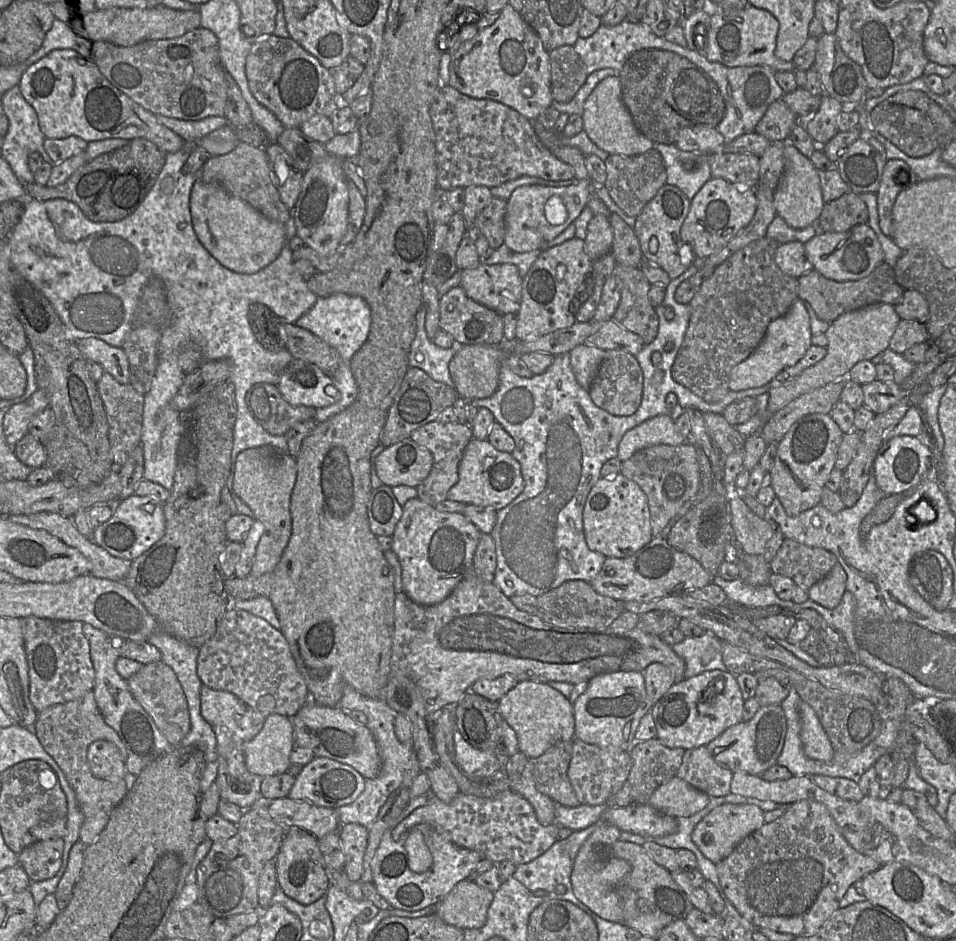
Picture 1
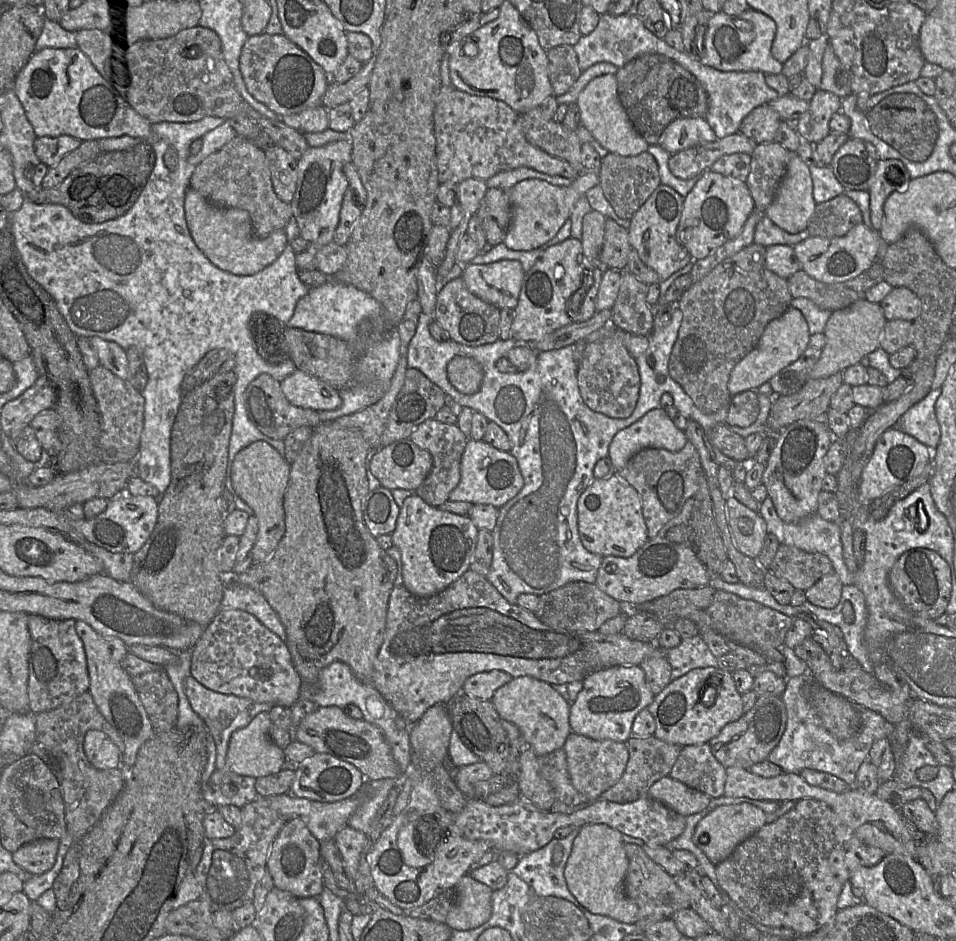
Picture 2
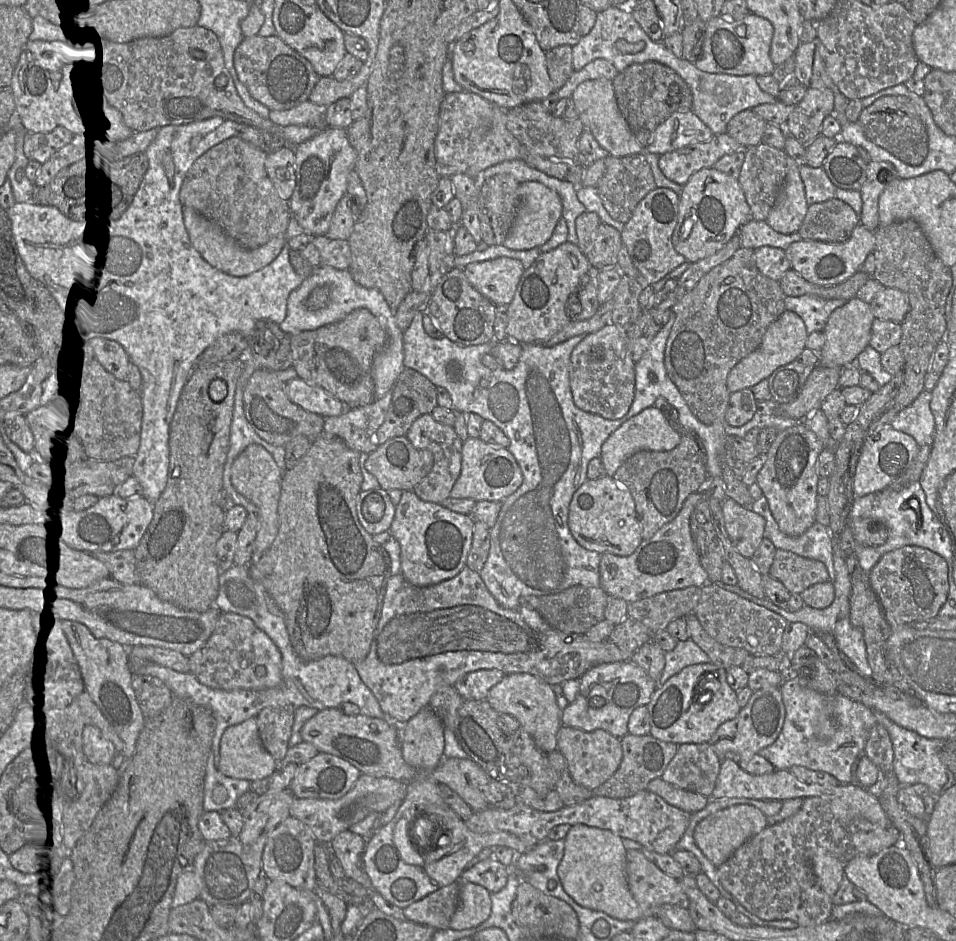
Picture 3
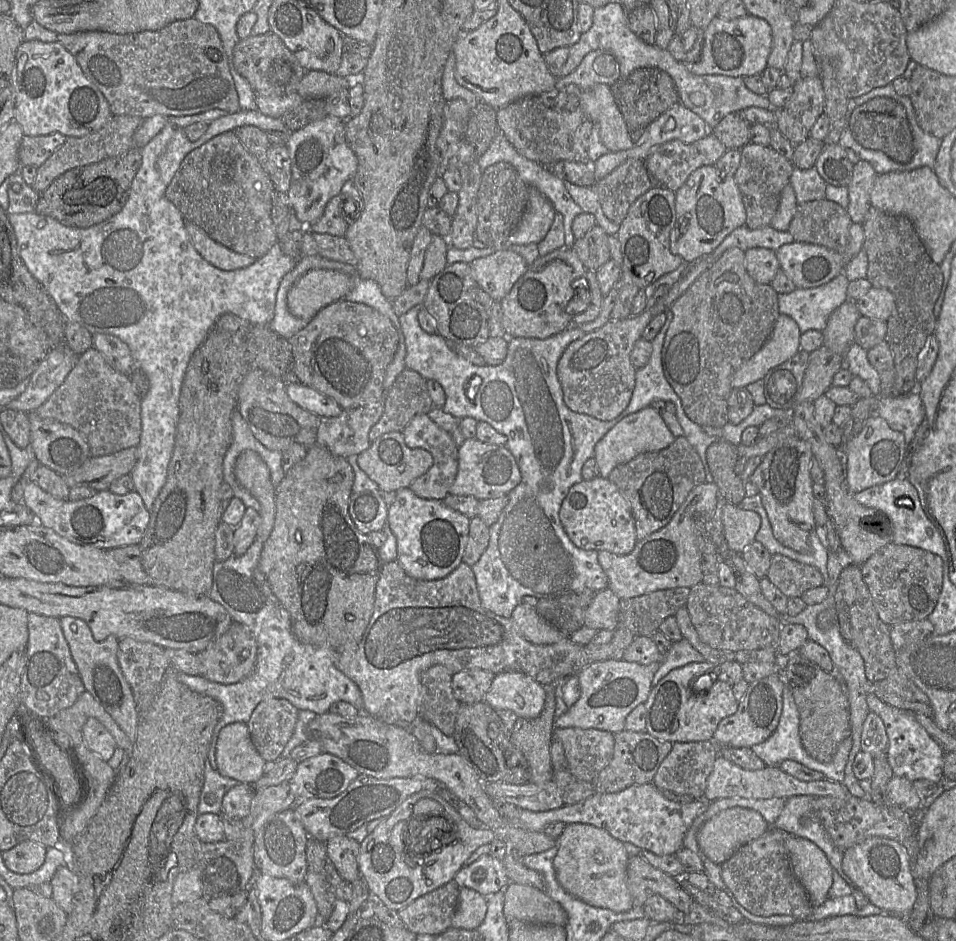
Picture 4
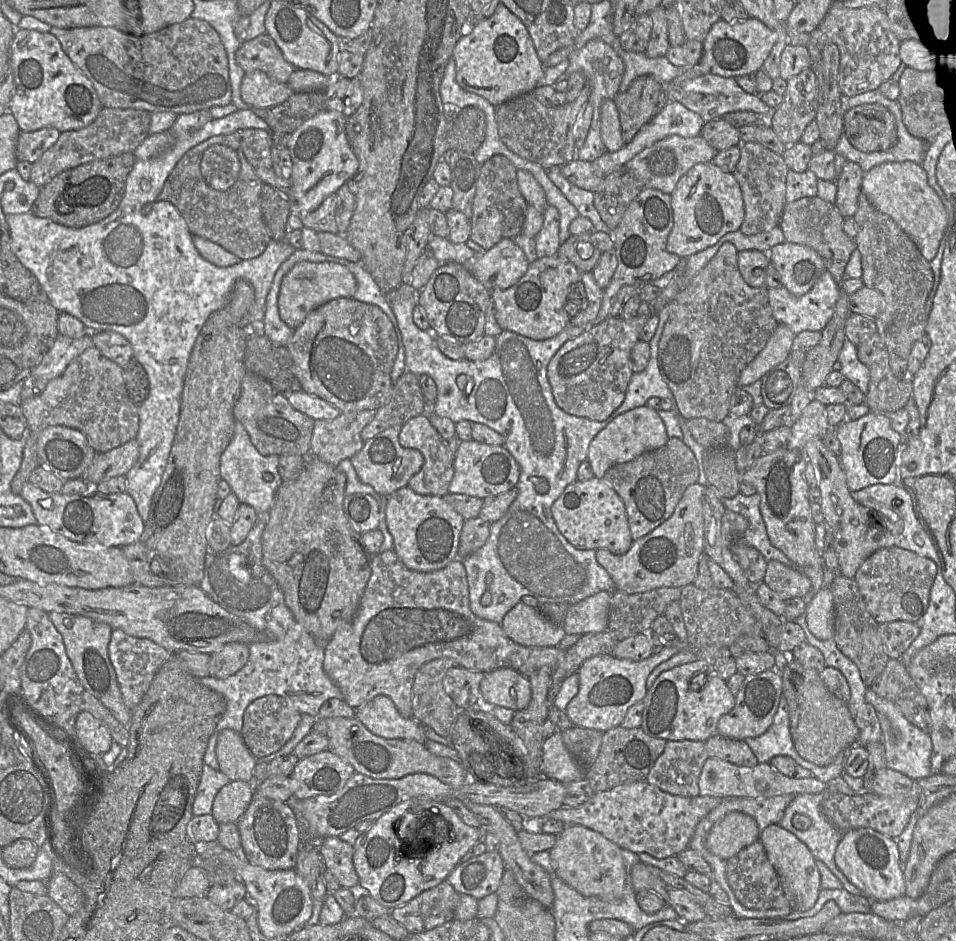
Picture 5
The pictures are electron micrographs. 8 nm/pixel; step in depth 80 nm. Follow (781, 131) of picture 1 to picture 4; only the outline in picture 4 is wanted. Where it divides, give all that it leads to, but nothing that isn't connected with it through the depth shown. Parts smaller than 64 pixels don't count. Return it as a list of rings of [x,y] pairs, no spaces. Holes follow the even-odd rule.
[[[731,113],[710,129],[709,133],[713,134],[727,149],[740,150],[751,142],[751,125],[740,113]]]

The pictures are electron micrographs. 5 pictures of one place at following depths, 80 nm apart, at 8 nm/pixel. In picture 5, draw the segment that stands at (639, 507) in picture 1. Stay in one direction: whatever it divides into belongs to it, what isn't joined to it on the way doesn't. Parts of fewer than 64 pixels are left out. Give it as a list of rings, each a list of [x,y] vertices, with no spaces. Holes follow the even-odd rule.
[[[593,477],[569,484],[553,503],[551,513],[560,533],[576,549],[607,549],[622,555],[633,543],[624,503],[603,479]]]

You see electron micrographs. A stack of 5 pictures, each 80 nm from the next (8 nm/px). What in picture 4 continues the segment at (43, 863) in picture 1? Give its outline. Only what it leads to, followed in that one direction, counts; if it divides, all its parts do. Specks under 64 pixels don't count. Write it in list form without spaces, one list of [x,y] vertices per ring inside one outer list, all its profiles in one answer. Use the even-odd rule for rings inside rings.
[[[26,840],[2,852],[2,857],[9,870],[19,874],[29,874],[42,866],[46,851],[47,847],[44,845]]]

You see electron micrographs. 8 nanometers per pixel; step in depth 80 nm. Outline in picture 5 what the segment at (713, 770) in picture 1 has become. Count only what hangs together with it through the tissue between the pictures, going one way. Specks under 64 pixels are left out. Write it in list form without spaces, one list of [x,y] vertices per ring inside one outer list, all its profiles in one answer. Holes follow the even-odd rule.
[[[667,741],[646,782],[673,796],[699,796],[699,776],[708,759],[702,741]]]

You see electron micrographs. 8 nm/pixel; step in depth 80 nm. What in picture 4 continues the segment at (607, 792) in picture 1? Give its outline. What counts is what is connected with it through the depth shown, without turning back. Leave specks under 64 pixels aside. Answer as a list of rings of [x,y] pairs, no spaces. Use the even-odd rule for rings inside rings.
[[[555,727],[553,739],[563,746],[568,771],[582,781],[591,783],[613,757],[614,734],[608,731]]]

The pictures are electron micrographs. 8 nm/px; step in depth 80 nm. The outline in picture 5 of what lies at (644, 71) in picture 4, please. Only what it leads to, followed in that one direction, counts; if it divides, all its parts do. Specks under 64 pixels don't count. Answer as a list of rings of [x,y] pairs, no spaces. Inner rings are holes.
[[[648,75],[633,80],[625,91],[616,94],[614,101],[625,143],[629,143],[669,102],[662,83]]]

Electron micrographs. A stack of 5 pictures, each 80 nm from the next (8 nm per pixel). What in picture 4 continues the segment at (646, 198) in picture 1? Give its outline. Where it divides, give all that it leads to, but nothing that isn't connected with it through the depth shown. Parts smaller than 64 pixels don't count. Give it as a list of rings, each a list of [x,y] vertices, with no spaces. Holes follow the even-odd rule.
[[[631,159],[596,181],[595,191],[606,217],[620,225],[637,198],[653,186],[660,185],[651,179],[644,160]]]

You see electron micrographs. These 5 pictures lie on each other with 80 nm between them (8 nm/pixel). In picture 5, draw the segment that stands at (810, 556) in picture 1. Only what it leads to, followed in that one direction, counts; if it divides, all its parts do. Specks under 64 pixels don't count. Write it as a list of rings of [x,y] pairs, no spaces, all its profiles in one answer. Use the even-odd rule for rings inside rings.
[[[777,560],[768,562],[763,582],[784,601],[803,598],[812,586],[806,575]]]

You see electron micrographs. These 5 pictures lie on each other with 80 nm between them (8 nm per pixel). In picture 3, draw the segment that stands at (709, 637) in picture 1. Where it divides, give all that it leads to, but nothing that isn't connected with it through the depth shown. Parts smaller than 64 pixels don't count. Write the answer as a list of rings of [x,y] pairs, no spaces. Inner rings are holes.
[[[690,638],[678,641],[675,648],[665,652],[664,656],[665,666],[656,683],[657,686],[687,666],[710,662],[708,655]]]

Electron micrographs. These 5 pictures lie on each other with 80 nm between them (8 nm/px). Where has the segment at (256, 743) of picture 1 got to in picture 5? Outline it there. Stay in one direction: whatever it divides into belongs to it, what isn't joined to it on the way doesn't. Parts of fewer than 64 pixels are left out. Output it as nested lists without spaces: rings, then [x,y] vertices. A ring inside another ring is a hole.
[[[232,729],[222,730],[217,740],[216,757],[219,770],[231,781],[254,782],[257,760],[241,733]]]

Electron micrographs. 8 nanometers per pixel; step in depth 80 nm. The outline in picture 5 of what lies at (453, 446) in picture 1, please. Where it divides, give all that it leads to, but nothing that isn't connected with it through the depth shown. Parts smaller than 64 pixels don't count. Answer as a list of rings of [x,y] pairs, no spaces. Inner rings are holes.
[[[418,415],[407,421],[401,428],[399,442],[404,448],[419,450],[424,457],[421,470],[408,482],[414,492],[420,495],[443,497],[449,493],[449,485],[454,475],[454,456],[439,432],[432,426],[426,415]]]

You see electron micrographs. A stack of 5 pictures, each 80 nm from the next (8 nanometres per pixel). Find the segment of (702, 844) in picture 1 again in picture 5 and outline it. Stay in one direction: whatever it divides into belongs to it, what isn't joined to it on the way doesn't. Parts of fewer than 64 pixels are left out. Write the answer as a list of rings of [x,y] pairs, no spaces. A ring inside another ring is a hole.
[[[740,812],[726,814],[710,829],[706,847],[714,855],[728,860],[759,839],[754,818]]]

